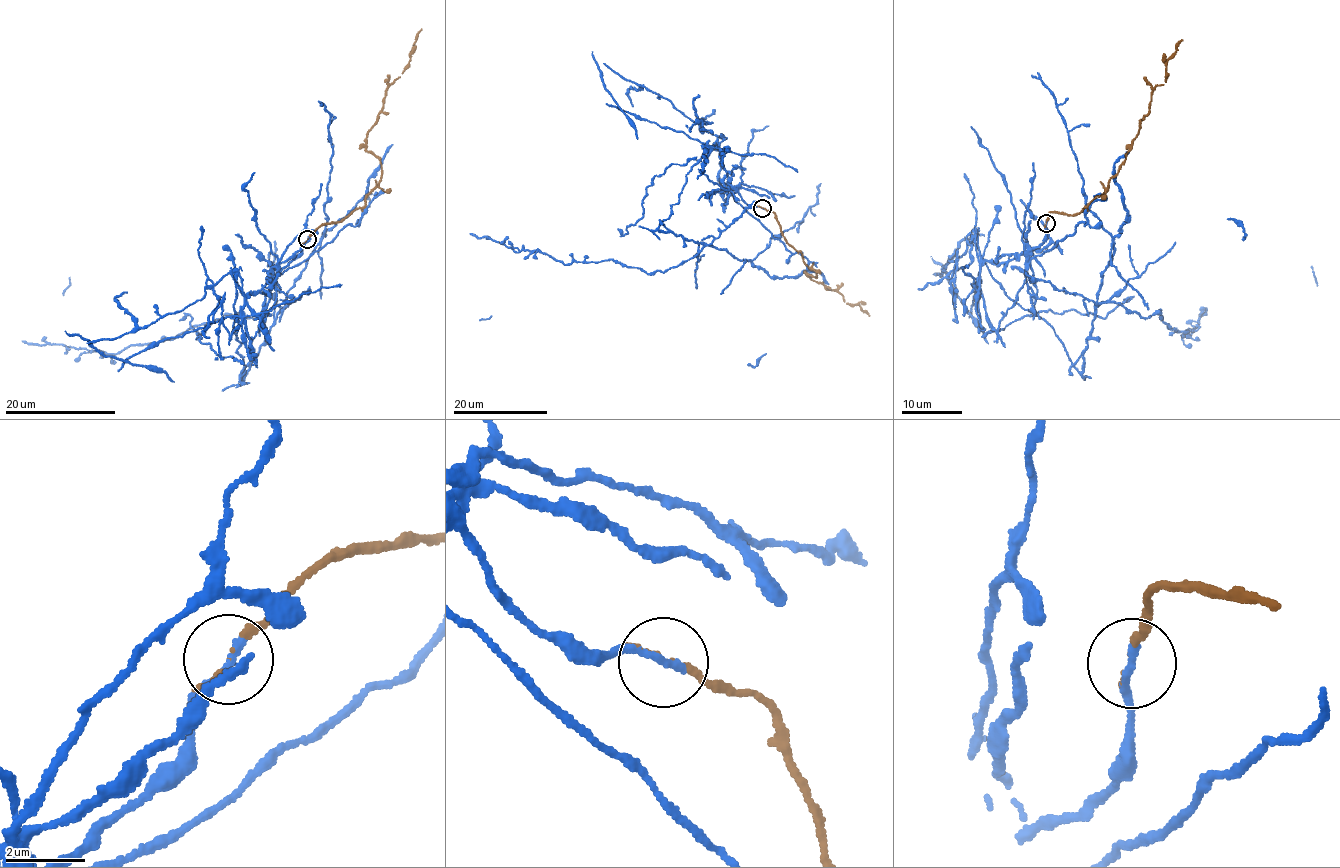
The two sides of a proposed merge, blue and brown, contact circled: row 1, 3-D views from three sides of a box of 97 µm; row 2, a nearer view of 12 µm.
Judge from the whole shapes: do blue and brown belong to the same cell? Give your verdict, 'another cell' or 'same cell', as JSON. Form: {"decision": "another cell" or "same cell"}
{"decision": "another cell"}

